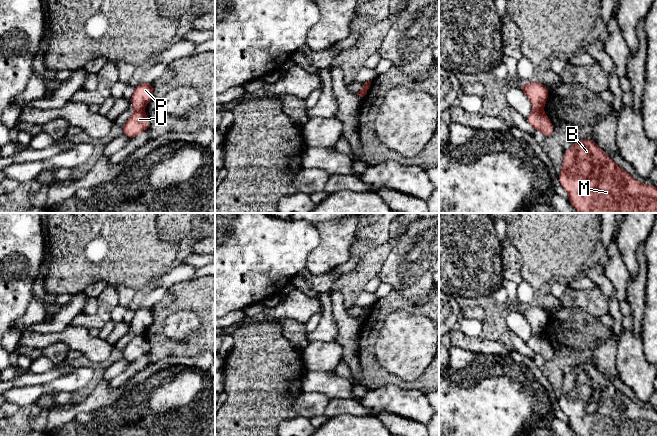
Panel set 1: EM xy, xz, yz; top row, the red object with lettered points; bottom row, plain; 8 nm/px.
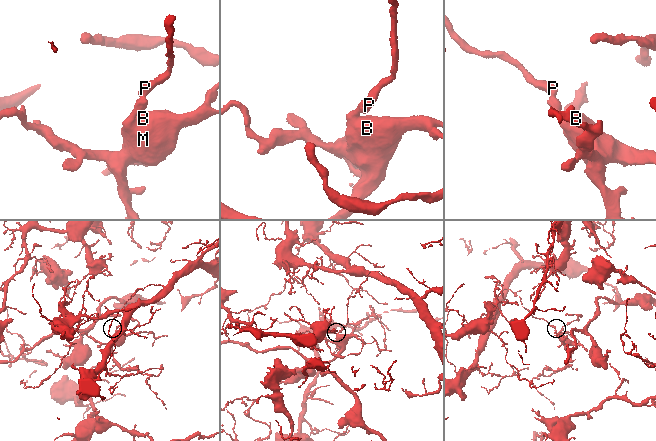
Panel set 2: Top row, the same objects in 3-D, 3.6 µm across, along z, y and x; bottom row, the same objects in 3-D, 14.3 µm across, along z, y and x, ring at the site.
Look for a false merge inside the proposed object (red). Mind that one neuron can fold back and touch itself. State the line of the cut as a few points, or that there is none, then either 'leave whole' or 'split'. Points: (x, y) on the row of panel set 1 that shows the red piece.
cut in yz along (533, 110), (541, 111); split

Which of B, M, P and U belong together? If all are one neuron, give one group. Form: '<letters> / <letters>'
B M U / P

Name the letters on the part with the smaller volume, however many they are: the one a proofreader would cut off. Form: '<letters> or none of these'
B, M, U

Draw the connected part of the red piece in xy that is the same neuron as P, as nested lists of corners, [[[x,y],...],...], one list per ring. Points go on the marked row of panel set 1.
[[[141,83],[133,89],[130,103],[135,111],[144,111],[145,106],[153,98],[153,84]]]

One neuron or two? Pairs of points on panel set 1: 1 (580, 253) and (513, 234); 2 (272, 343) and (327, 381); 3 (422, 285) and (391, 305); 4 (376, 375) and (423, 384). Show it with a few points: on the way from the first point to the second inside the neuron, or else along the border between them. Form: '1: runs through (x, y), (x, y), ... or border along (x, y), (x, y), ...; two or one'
1: runs through (563, 238), (557, 234), (530, 234); one
2: border along (308, 371), (302, 383), (302, 391); two
3: border along (392, 289), (414, 303), (422, 303), (427, 297); two
4: runs through (388, 379), (396, 380), (404, 385), (411, 385); one

